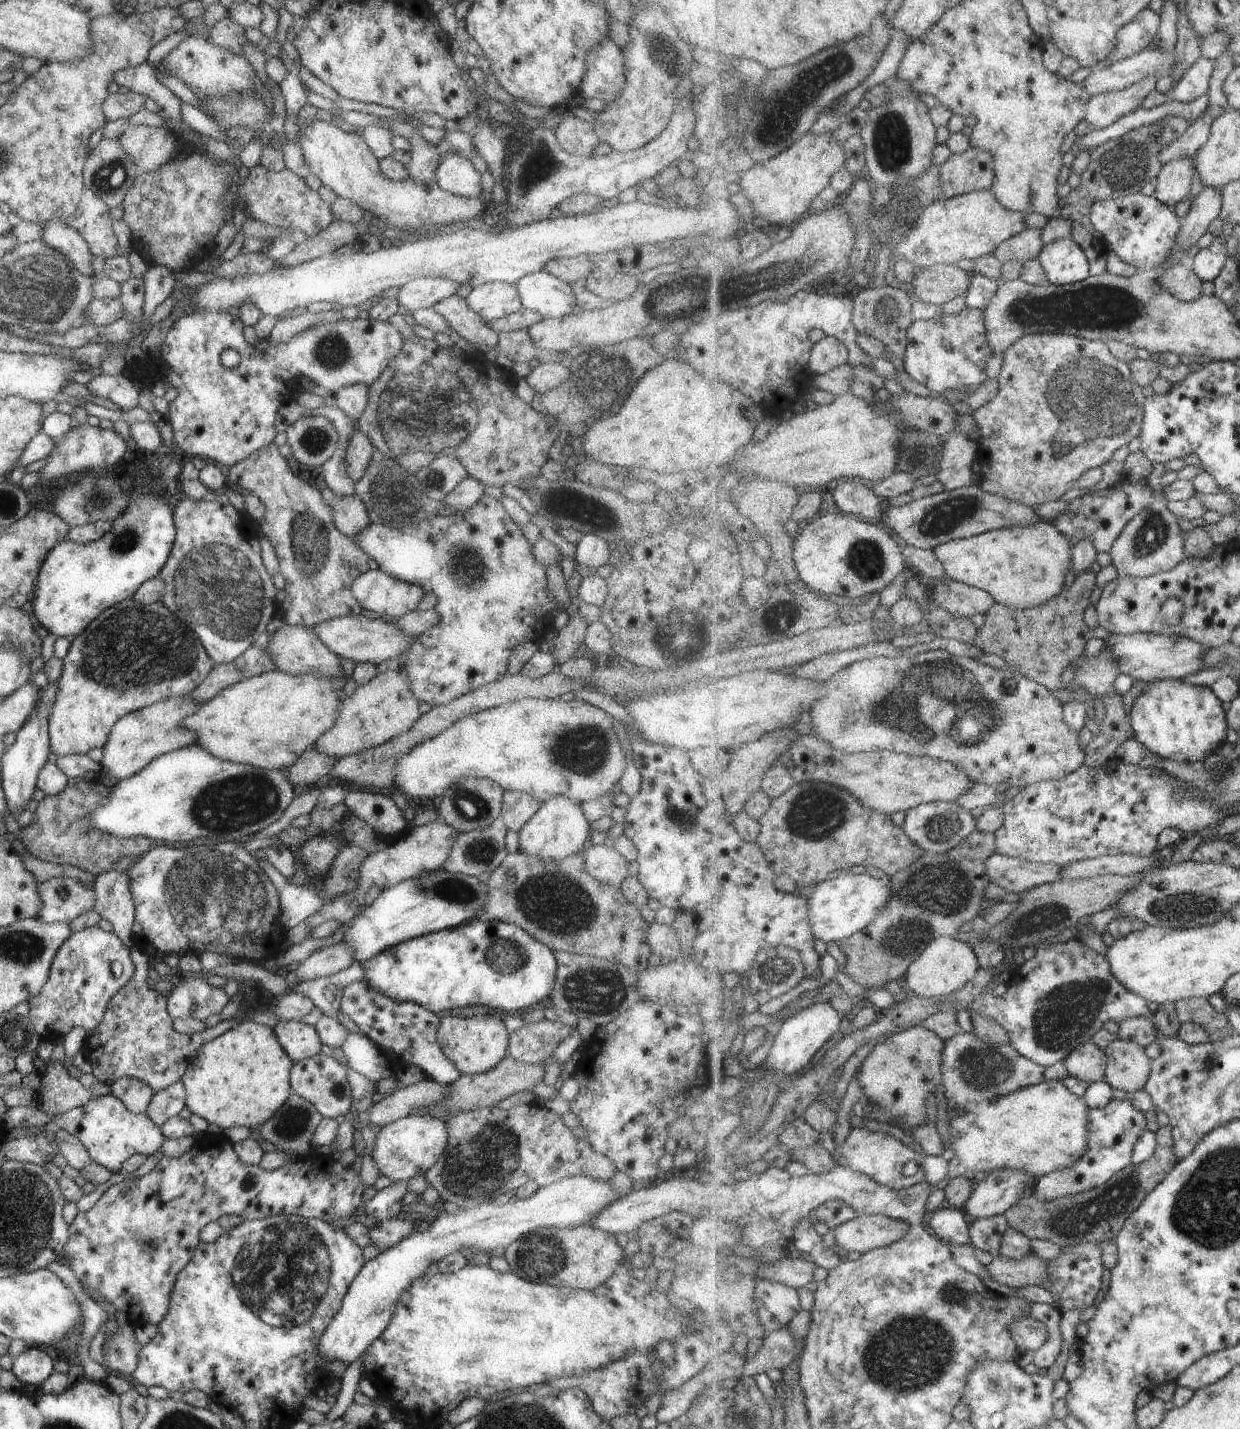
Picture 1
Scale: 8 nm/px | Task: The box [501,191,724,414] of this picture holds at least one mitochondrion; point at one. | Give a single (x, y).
(607, 383)

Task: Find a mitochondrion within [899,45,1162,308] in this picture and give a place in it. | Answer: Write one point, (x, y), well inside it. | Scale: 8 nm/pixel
(1130, 166)

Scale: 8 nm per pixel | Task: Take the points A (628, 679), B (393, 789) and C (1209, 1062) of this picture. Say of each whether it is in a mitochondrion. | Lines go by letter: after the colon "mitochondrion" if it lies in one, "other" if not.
A: other
B: other
C: mitochondrion

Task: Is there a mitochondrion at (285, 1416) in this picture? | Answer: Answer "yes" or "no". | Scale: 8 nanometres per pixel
no

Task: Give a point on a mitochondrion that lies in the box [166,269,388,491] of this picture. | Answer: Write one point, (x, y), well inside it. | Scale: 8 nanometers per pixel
(330, 352)

